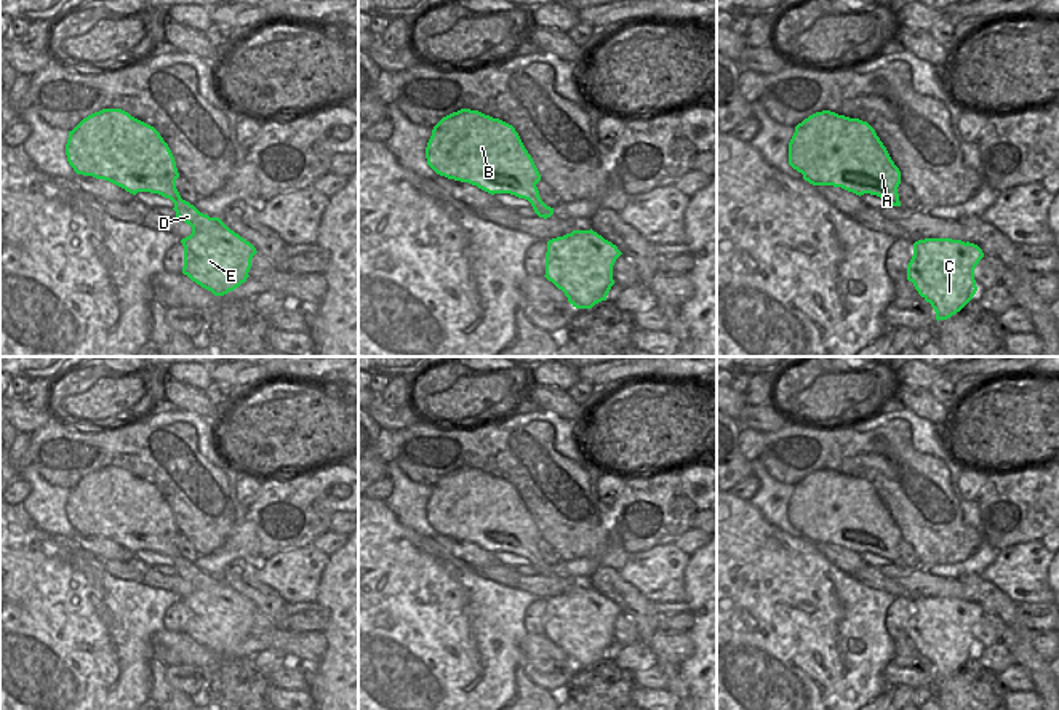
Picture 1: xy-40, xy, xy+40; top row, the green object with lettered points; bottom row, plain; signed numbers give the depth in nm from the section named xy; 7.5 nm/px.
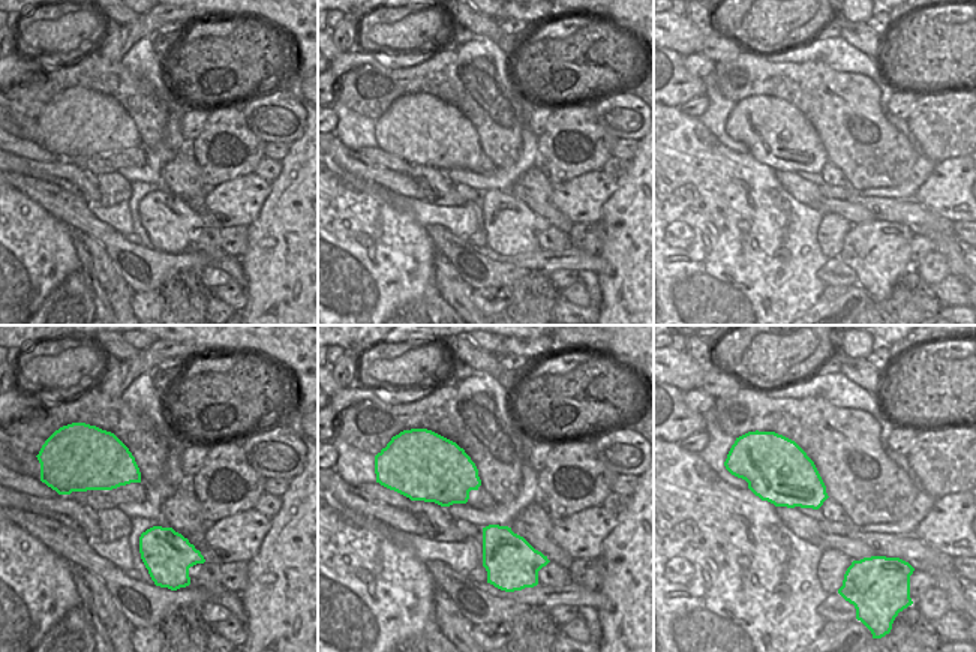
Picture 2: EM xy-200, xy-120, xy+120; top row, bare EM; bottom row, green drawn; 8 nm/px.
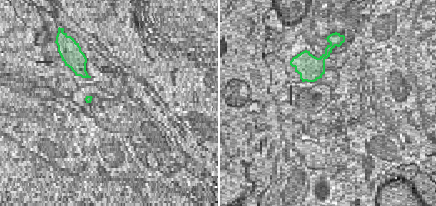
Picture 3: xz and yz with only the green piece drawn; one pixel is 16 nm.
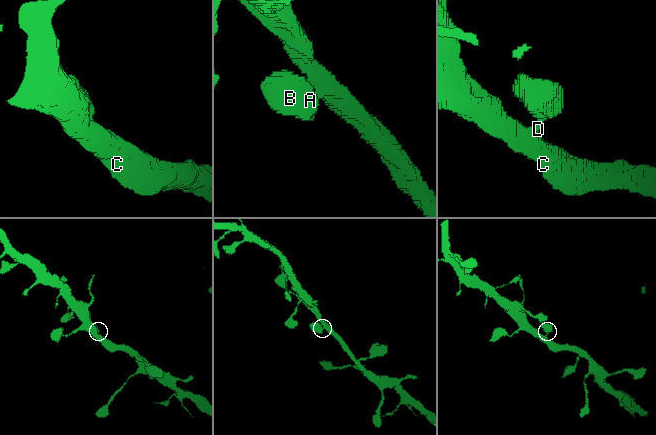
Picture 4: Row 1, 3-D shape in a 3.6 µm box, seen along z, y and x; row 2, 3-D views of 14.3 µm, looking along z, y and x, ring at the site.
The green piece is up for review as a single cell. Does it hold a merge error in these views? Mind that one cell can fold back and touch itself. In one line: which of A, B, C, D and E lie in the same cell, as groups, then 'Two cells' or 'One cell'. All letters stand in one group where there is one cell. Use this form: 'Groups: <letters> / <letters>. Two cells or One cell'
Groups: A B C D E. One cell.

